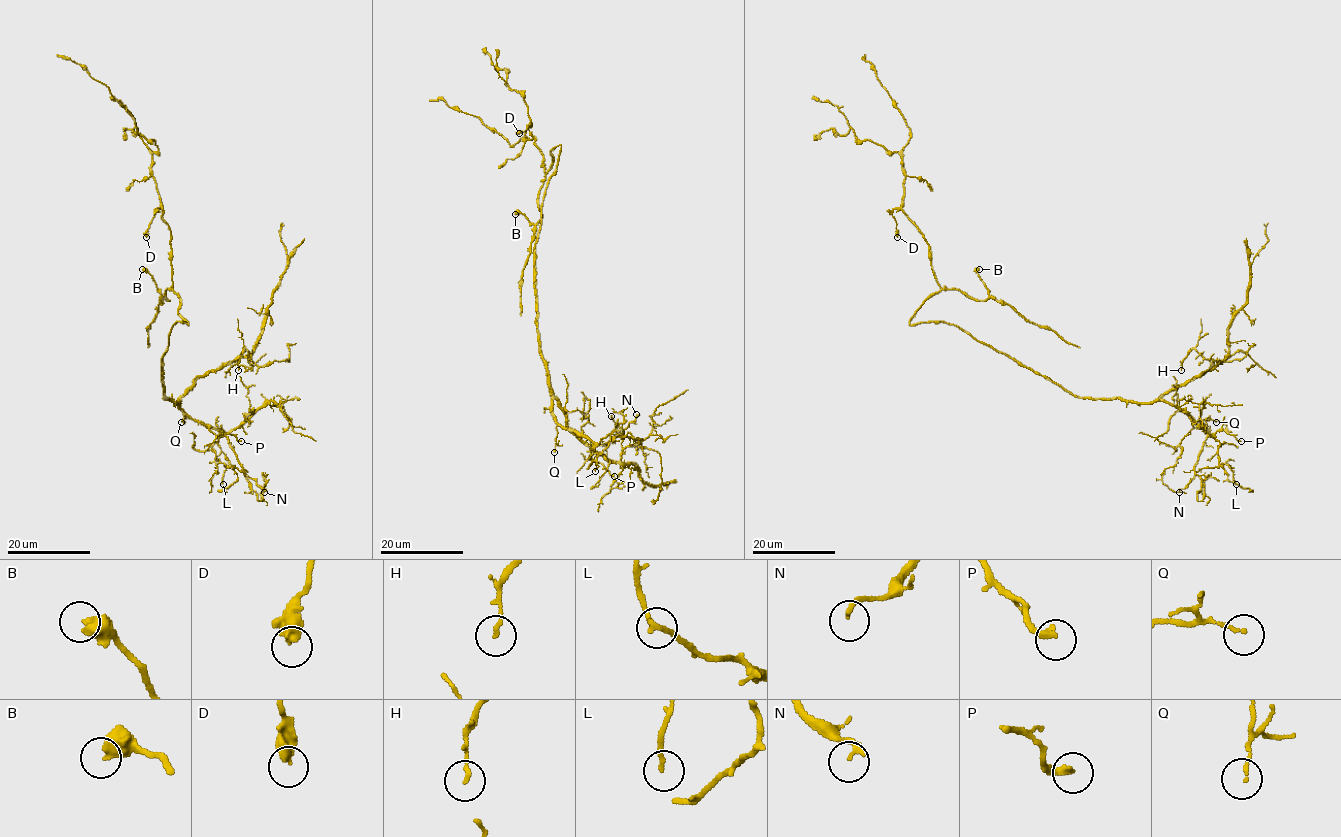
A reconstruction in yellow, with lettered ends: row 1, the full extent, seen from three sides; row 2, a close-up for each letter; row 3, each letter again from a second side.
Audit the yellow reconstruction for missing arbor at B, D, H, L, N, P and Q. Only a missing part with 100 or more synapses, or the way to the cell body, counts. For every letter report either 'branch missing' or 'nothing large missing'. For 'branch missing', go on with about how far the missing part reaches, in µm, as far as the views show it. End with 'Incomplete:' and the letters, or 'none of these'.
B: nothing large missing
D: nothing large missing
H: nothing large missing
L: nothing large missing
N: nothing large missing
P: nothing large missing
Q: nothing large missing
Incomplete: none of these

